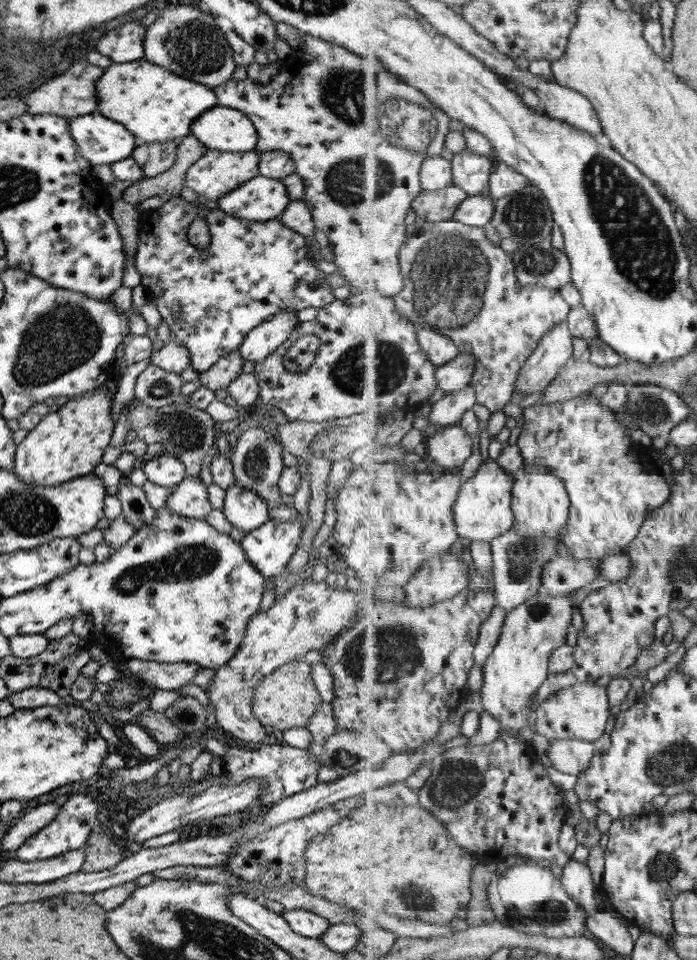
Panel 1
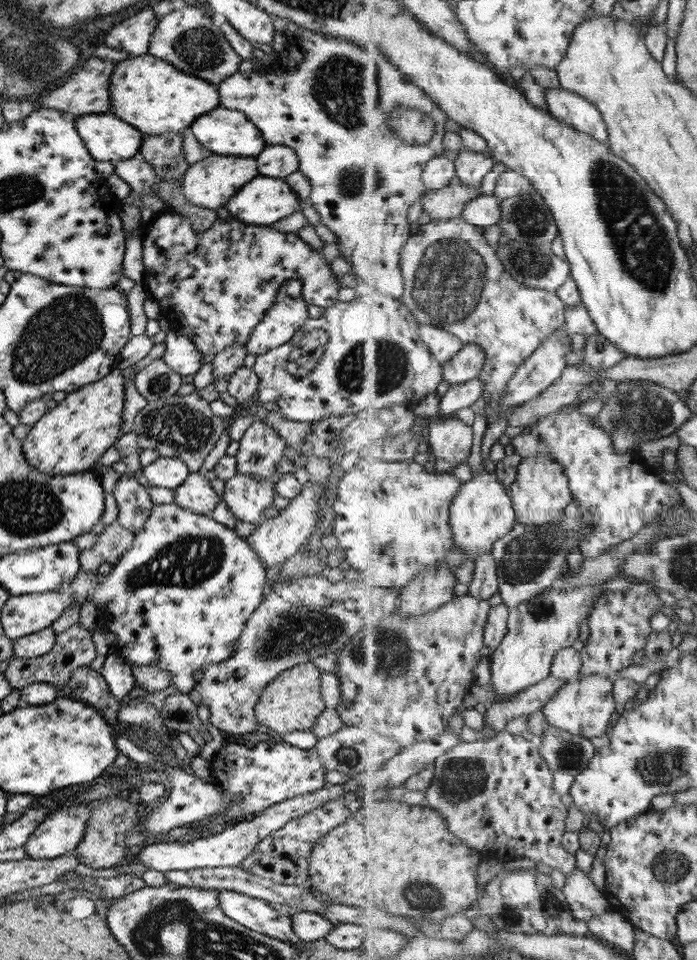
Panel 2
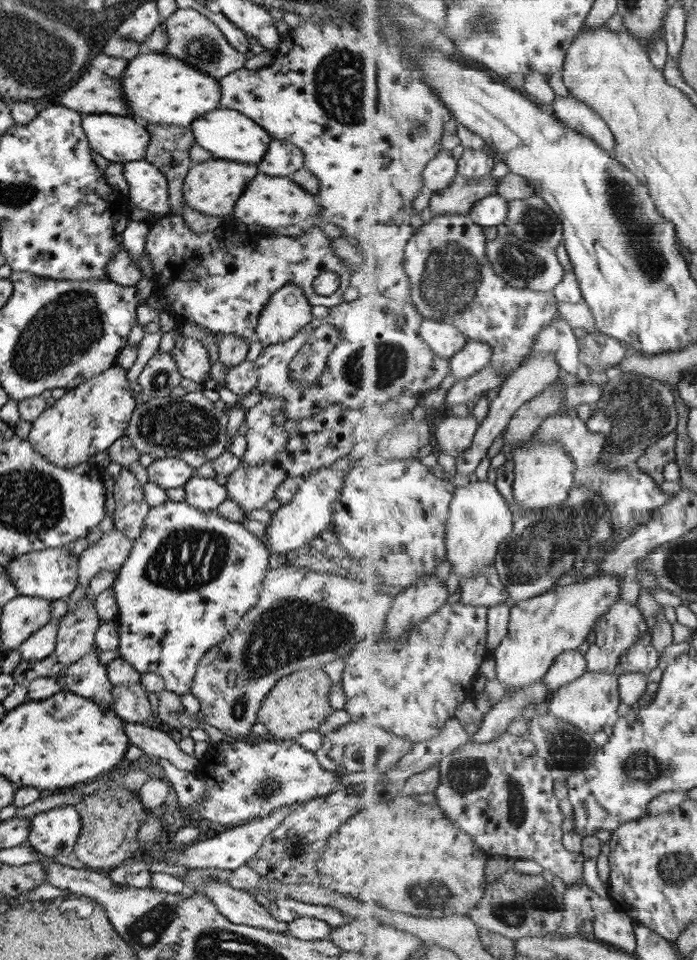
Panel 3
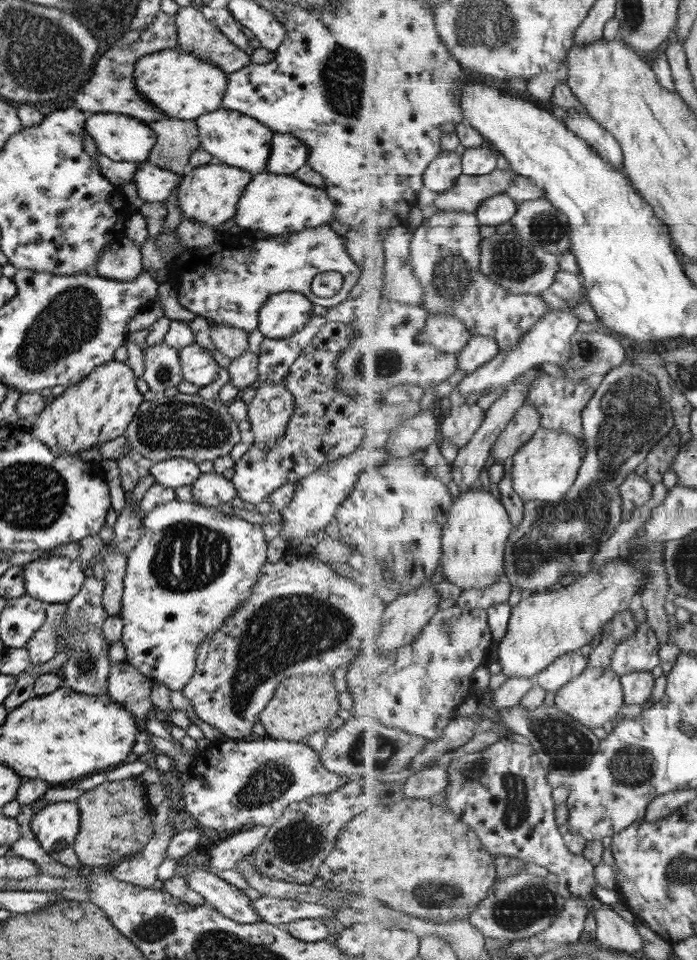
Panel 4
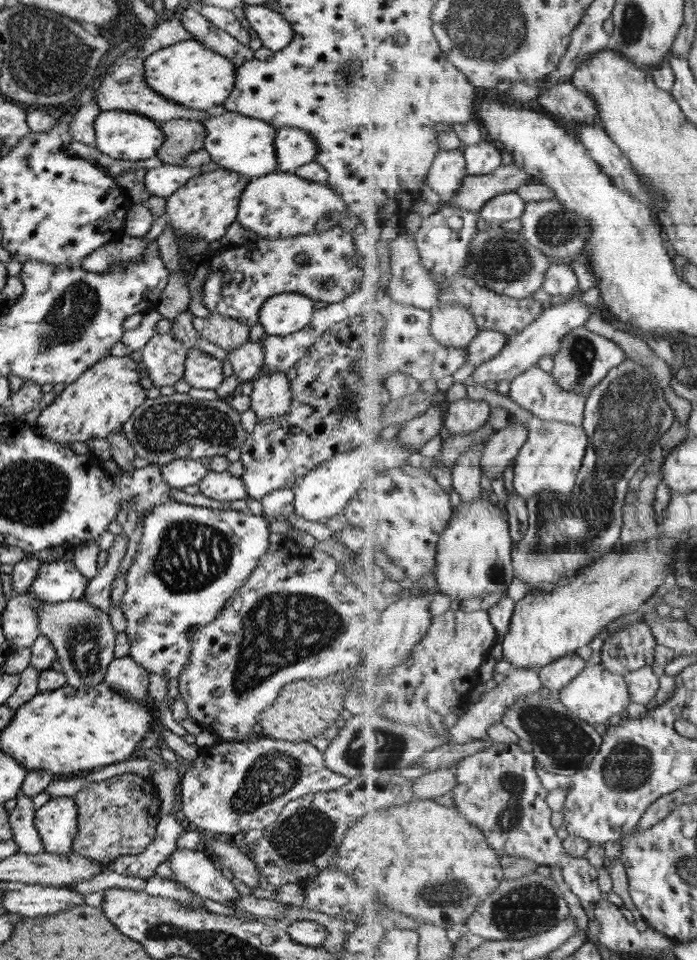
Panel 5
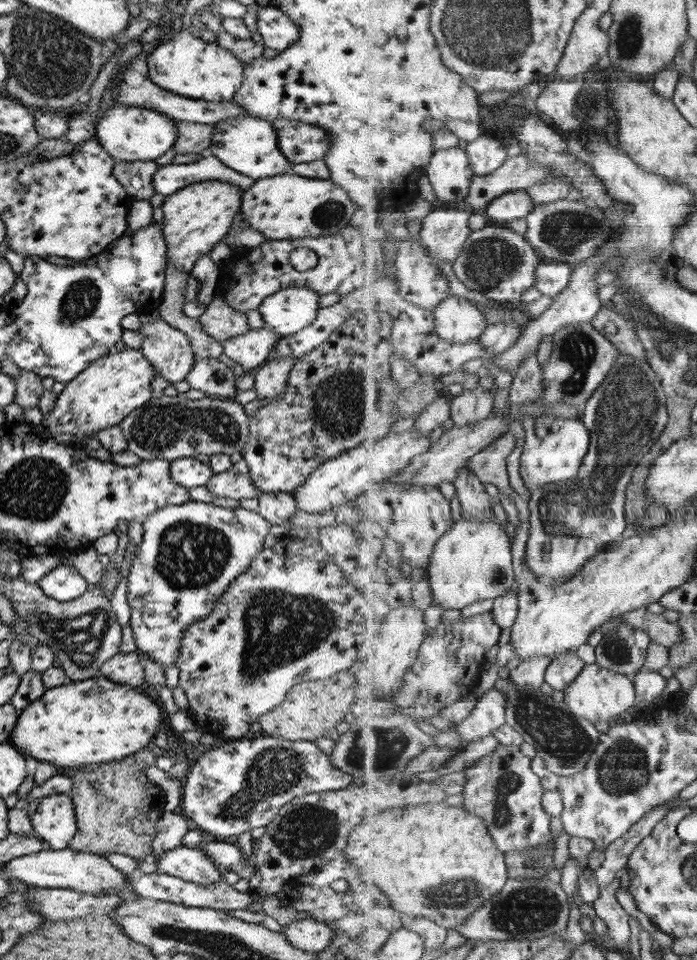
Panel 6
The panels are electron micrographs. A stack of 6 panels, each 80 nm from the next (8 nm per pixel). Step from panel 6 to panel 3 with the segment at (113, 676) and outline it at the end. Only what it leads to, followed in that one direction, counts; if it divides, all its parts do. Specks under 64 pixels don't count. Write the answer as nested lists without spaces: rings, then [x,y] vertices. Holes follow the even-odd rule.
[[[140,681],[133,684],[111,684],[110,689],[114,714],[122,722],[146,724],[147,718],[151,716],[151,706]]]

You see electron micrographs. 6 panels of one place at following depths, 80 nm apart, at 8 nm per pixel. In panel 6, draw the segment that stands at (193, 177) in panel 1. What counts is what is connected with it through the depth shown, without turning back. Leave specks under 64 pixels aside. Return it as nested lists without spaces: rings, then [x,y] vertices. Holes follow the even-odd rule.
[[[218,180],[199,181],[177,190],[173,194],[164,197],[160,206],[163,215],[162,237],[166,242],[166,254],[173,263],[173,266],[184,275],[189,276],[190,270],[197,257],[201,254],[208,254],[214,244],[223,241],[230,230],[234,216],[240,207],[240,190],[231,183]]]

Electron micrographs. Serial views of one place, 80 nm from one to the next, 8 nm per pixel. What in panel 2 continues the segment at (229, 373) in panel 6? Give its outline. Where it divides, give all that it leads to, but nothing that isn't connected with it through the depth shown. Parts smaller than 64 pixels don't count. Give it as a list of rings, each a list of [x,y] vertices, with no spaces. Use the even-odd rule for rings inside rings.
[[[173,327],[164,337],[163,363],[179,376],[194,376],[202,366],[200,354],[193,343]]]

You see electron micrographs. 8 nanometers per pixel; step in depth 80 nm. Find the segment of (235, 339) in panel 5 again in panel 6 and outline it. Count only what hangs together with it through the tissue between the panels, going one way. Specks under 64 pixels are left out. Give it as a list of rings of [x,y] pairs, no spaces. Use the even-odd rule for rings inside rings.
[[[217,292],[207,309],[196,318],[197,324],[213,340],[221,344],[228,338],[234,338],[248,331],[248,322],[244,314],[230,308]]]

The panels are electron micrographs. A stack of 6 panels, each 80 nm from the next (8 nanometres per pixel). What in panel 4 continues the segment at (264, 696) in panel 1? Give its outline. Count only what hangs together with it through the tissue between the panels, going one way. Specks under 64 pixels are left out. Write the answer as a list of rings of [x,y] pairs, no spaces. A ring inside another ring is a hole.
[[[330,674],[293,675],[279,682],[273,696],[259,713],[258,722],[262,724],[265,737],[303,742],[308,734],[321,731],[336,722],[337,695],[341,687],[331,681]]]

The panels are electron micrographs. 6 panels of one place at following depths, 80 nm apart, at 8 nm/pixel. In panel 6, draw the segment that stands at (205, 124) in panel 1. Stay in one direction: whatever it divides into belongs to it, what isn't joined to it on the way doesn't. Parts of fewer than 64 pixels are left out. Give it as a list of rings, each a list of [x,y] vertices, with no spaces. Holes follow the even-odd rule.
[[[255,117],[228,118],[213,124],[206,153],[212,154],[229,169],[253,180],[287,174],[293,166],[280,153],[274,128],[266,120]]]

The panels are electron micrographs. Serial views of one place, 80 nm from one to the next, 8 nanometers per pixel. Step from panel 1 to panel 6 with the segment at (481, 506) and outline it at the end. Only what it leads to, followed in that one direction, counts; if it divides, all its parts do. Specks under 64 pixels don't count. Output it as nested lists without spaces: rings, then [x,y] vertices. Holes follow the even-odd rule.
[[[494,515],[488,519],[463,516],[437,541],[426,578],[433,594],[432,604],[447,610],[462,611],[474,602],[494,600],[507,594],[516,582],[509,534]]]

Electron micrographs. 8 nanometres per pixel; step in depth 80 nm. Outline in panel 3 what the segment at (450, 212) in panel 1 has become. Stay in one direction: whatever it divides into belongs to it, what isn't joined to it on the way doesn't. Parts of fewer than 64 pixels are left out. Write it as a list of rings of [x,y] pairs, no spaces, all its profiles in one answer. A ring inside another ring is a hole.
[[[459,174],[448,189],[431,192],[429,208],[434,215],[467,214],[477,201],[497,195],[499,186],[499,178],[467,178]]]

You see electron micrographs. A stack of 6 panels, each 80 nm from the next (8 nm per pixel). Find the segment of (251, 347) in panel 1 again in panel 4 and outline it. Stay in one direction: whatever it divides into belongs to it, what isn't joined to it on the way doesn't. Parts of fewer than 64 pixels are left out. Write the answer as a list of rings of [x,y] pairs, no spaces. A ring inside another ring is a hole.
[[[281,291],[268,296],[258,312],[256,328],[269,339],[299,332],[313,315],[312,304],[297,291]]]

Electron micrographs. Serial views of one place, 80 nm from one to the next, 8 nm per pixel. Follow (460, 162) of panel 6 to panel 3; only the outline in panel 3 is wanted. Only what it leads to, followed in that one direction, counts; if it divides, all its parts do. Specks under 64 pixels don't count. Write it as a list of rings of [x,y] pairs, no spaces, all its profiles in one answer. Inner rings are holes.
[[[443,149],[425,168],[424,184],[430,192],[448,189],[460,174],[460,160],[455,160],[450,150]]]

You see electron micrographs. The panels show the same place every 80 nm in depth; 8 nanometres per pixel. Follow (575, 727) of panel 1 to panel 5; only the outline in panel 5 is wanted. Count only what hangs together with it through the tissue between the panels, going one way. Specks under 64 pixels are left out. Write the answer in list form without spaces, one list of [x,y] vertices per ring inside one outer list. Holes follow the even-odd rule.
[[[601,662],[585,667],[564,689],[559,691],[560,701],[573,713],[589,724],[607,725],[609,718],[622,714],[625,716],[627,706],[632,702],[628,682],[623,674],[614,673]]]

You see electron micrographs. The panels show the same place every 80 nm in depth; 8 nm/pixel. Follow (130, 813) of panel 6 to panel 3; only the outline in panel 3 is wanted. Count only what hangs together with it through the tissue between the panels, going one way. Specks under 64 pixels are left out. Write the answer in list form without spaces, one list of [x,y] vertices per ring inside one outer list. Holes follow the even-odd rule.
[[[106,787],[99,789],[99,793],[95,790],[95,793],[87,794],[74,806],[80,816],[80,833],[72,853],[85,867],[110,870],[137,854],[141,845],[135,839],[135,832],[149,813],[134,792],[120,787],[107,791]]]

